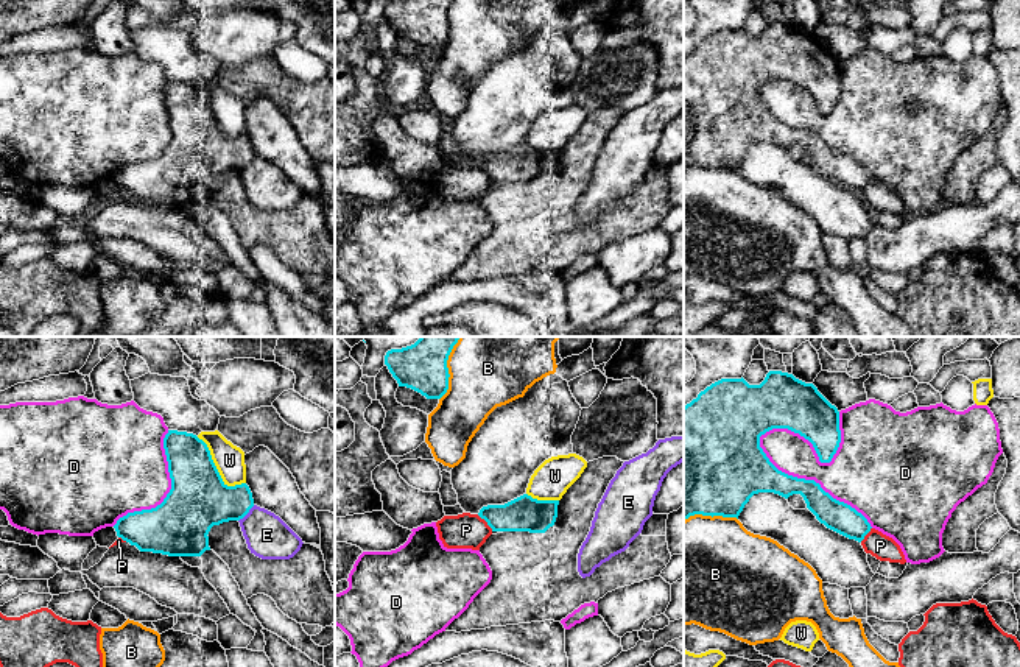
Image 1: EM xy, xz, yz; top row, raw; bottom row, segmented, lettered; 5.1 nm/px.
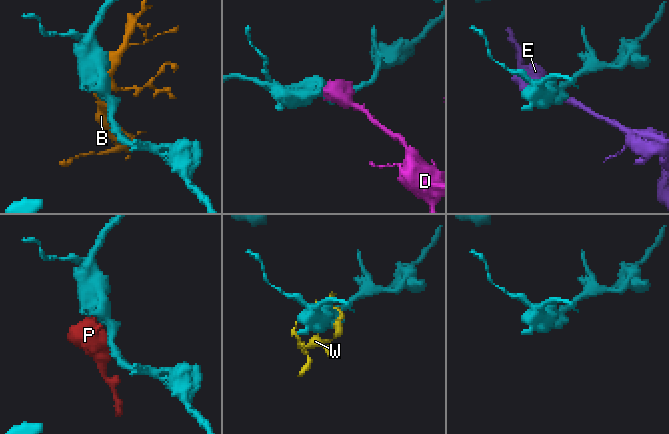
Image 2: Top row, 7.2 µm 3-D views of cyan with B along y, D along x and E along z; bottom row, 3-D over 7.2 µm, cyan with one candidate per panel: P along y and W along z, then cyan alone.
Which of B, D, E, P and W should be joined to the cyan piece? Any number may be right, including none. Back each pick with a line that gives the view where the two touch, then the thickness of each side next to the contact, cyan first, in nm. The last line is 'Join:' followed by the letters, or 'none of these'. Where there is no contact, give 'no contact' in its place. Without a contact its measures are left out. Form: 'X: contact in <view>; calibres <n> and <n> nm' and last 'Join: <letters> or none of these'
Join: none of these

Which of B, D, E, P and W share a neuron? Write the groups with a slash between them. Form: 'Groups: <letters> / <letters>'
Groups: B / D / E / P / W

